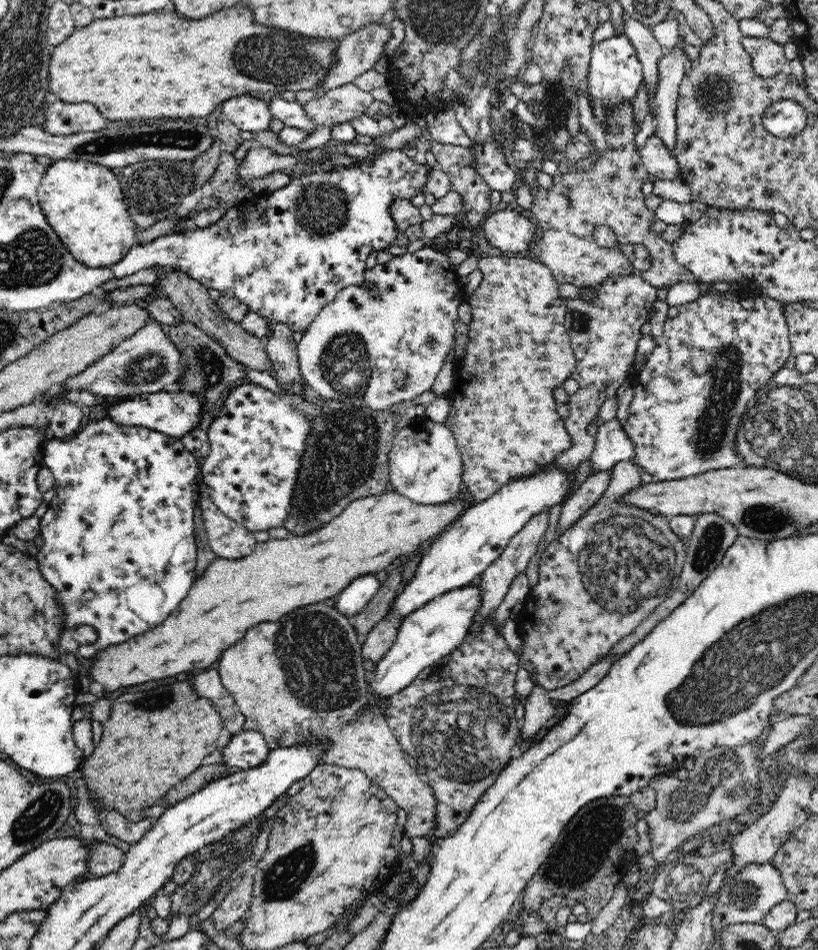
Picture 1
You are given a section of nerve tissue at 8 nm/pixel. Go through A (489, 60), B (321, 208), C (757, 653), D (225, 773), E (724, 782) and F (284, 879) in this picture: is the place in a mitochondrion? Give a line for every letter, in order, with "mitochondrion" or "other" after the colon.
A: mitochondrion
B: mitochondrion
C: mitochondrion
D: other
E: mitochondrion
F: mitochondrion

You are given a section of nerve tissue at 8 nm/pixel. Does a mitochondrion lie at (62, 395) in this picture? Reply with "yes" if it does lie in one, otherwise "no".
no

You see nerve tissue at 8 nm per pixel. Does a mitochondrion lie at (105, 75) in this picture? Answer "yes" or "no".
no

